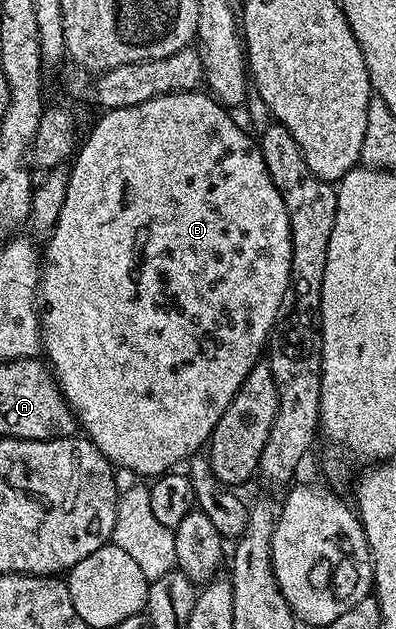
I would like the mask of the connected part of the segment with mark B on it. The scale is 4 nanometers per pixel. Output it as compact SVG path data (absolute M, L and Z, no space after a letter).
M188 90L182 94L164 94L155 100L147 100L138 106L119 108L118 110L102 113L103 116L94 124L93 131L86 138L84 135L83 141L68 167L67 200L63 200L63 212L59 212L59 220L48 235L47 241L49 243L46 244L45 250L43 246L41 285L39 287L39 298L43 303L43 309L40 311L39 317L41 319L41 345L44 357L47 359L47 365L53 371L53 376L57 379L67 404L73 410L73 415L77 417L84 437L93 442L95 448L99 448L99 452L103 452L103 456L108 462L112 462L114 467L121 469L122 466L123 469L130 470L133 474L160 476L170 473L174 468L180 467L177 465L181 461L182 465L208 443L210 436L213 435L215 424L219 424L219 416L223 416L223 412L227 412L227 404L231 404L235 392L239 392L243 380L247 380L247 372L251 372L251 368L255 368L262 361L267 350L269 333L277 325L278 318L282 317L285 299L291 289L289 285L289 277L291 276L291 228L287 220L287 208L283 208L283 196L279 196L279 188L275 188L275 184L267 172L267 164L263 160L263 152L258 139L254 135L252 138L229 114L232 113L222 106L212 94L198 92L197 90Z

